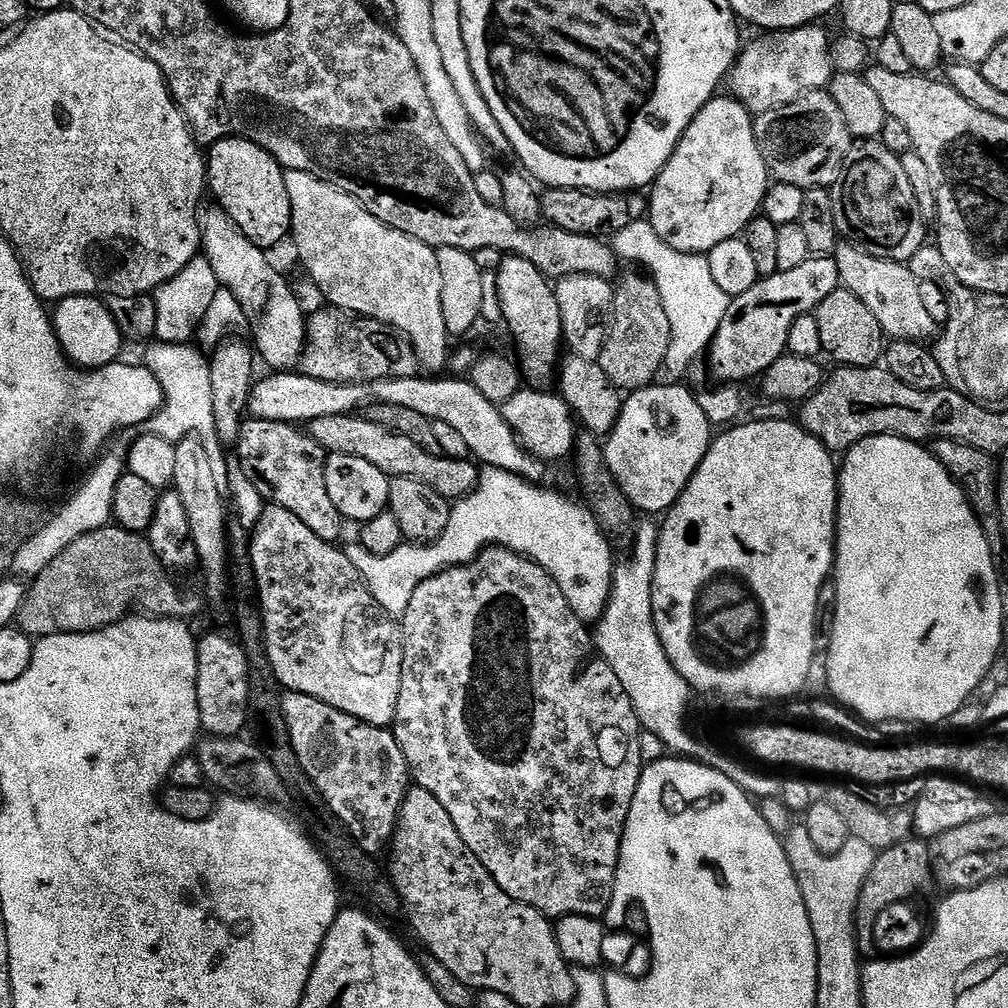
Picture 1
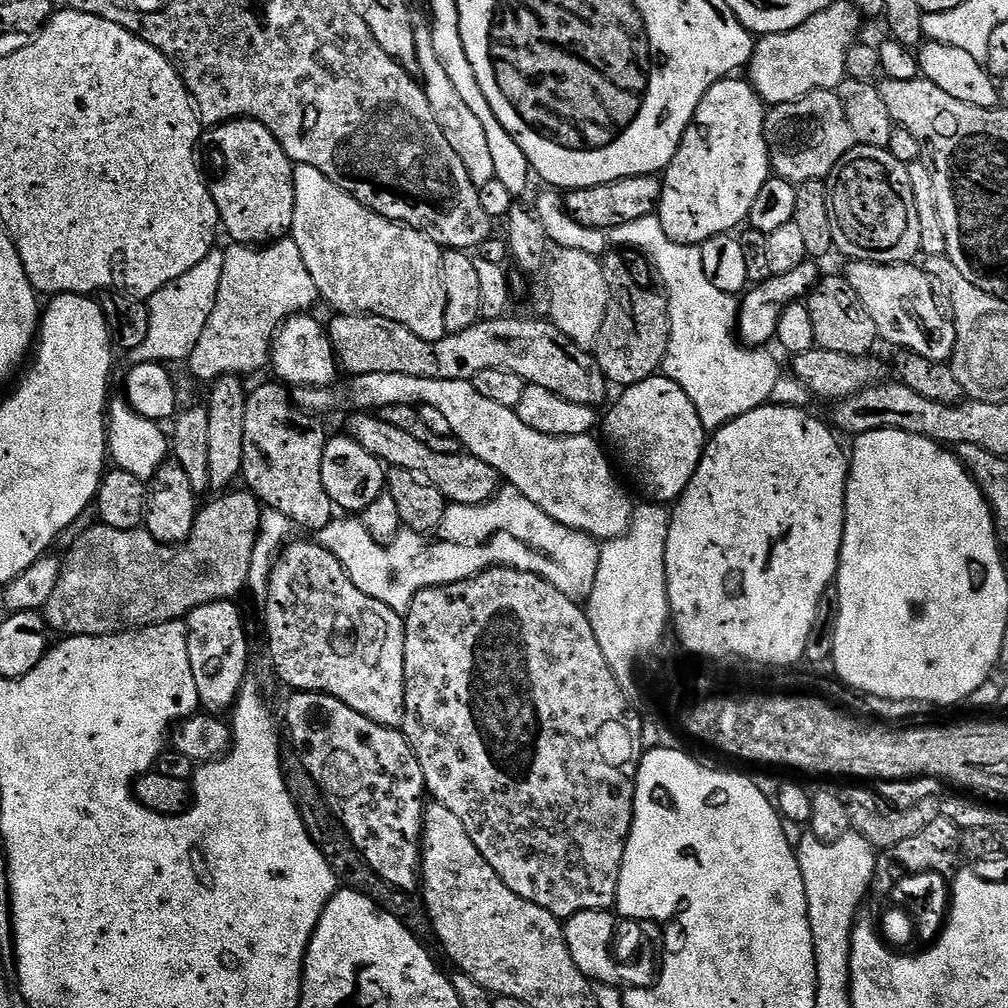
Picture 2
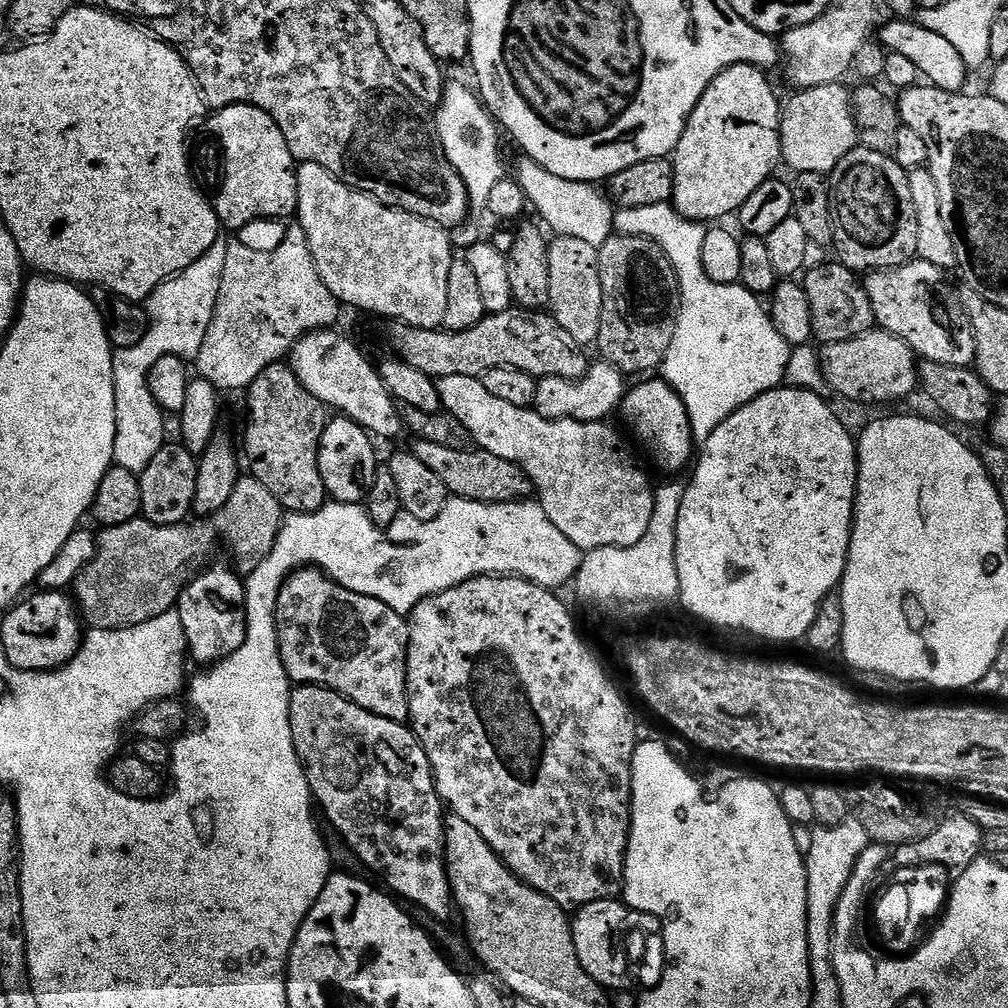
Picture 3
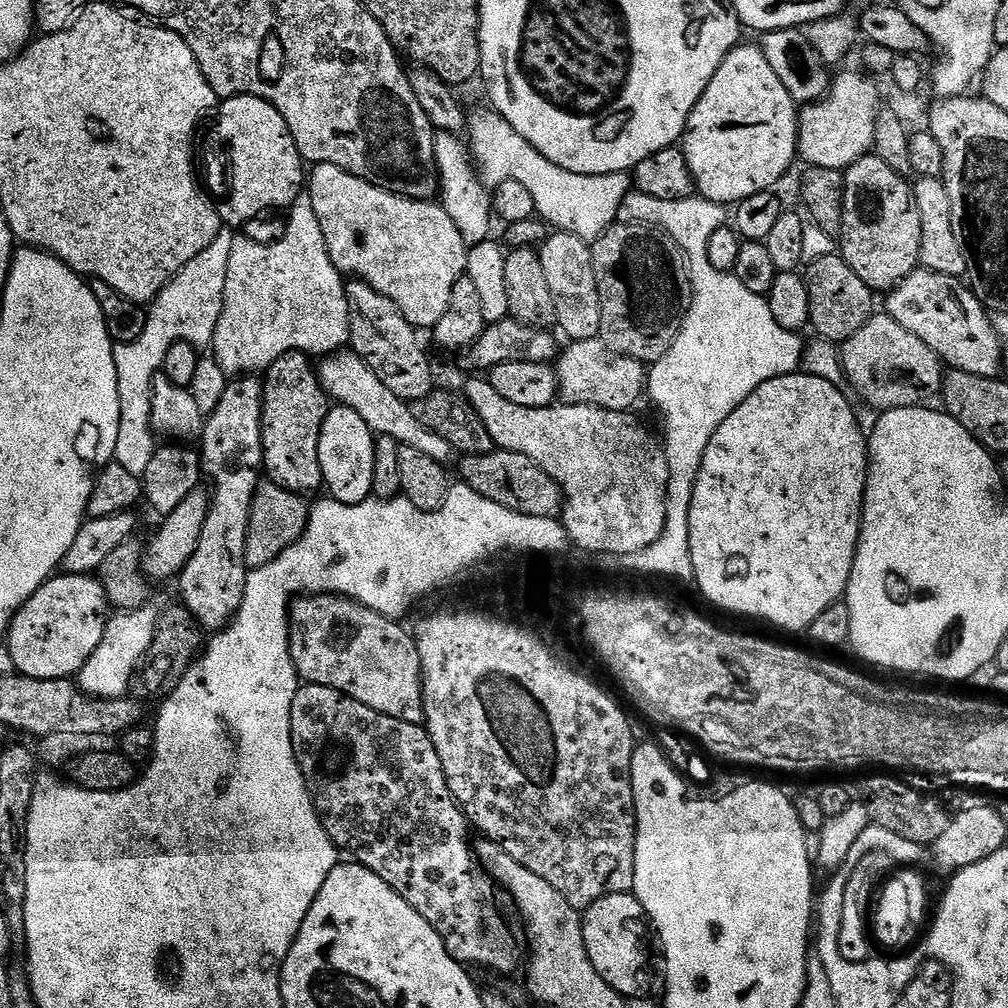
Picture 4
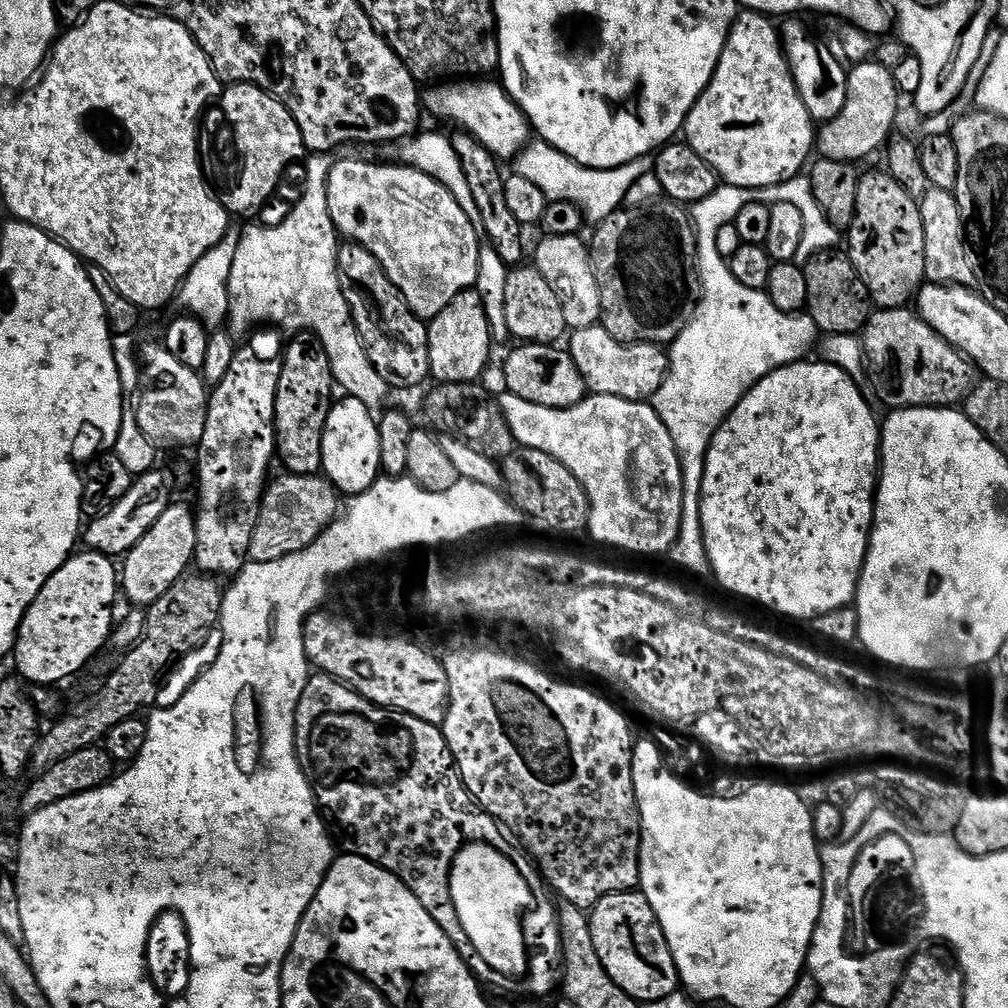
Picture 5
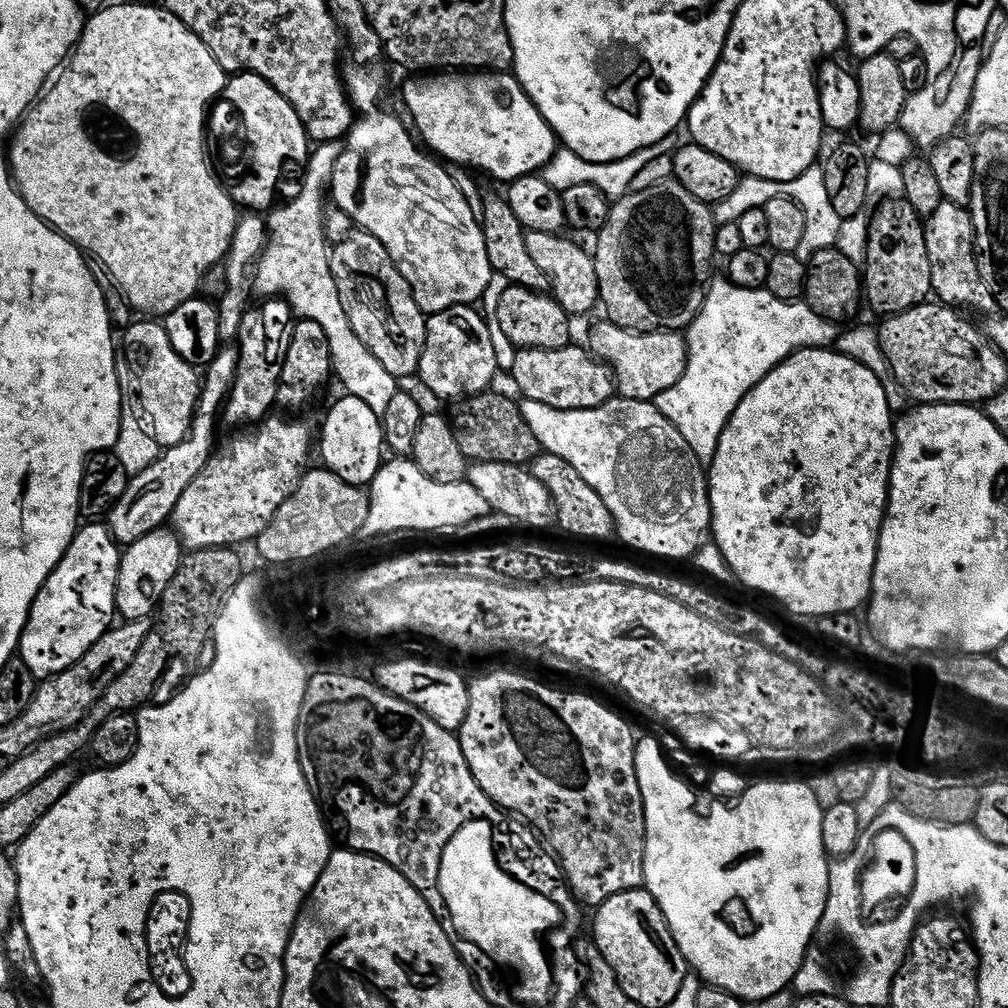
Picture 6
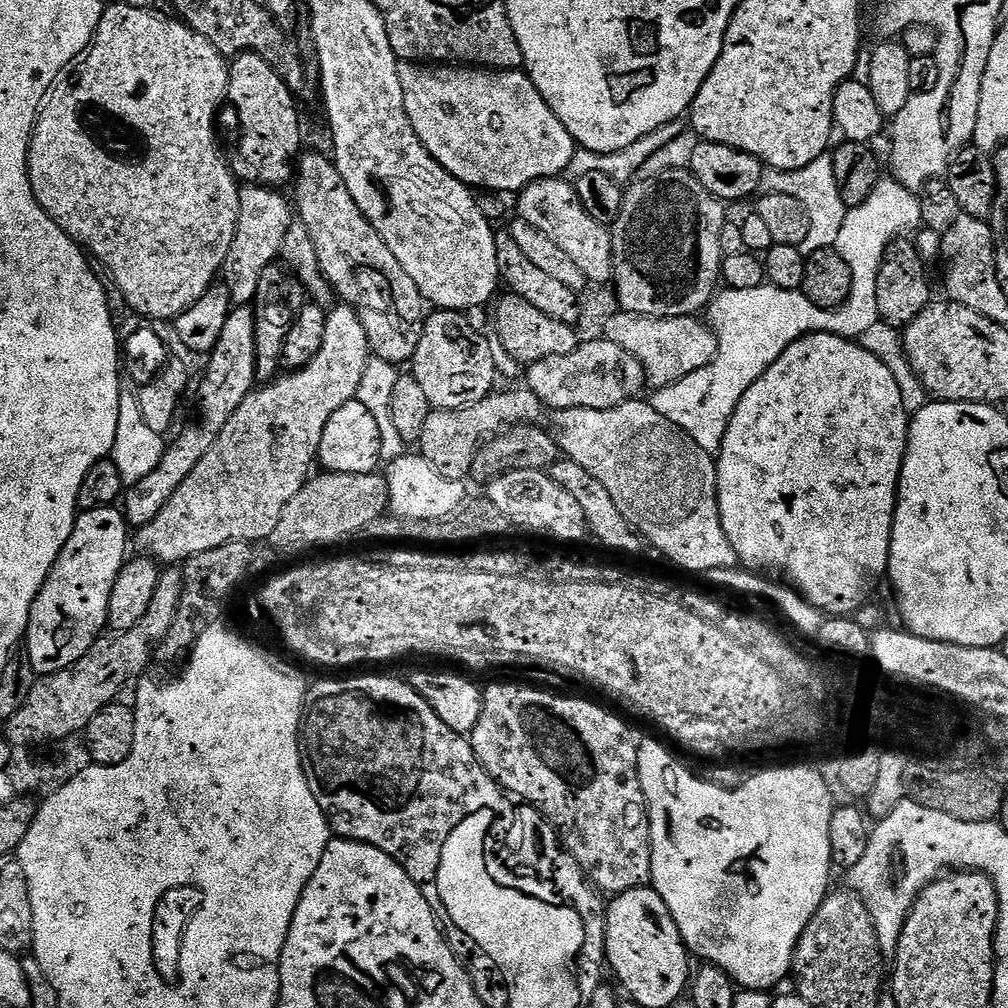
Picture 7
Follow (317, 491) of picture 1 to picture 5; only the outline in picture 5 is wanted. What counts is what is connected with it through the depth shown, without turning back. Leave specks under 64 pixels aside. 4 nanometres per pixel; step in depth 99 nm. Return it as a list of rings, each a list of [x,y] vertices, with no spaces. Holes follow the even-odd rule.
[[[298,332],[284,349],[284,369],[278,378],[276,415],[276,451],[278,460],[294,476],[314,476],[322,469],[322,434],[334,403],[334,381],[330,358],[320,339],[312,332]]]

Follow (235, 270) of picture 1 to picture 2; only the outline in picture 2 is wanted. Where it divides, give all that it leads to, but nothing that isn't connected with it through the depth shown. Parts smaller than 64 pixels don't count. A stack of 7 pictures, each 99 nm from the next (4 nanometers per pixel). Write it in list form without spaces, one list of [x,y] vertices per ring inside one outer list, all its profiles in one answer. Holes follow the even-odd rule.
[[[312,314],[289,316],[276,336],[272,339],[271,371],[276,371],[275,379],[285,386],[297,388],[327,388],[335,385],[338,361],[336,351],[328,337],[327,327],[312,317]]]

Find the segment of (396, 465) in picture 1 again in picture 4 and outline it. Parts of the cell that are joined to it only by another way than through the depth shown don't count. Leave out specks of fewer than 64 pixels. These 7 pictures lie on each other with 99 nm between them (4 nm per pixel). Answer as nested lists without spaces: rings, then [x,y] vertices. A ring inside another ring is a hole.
[[[493,450],[481,456],[464,456],[461,459],[459,479],[469,484],[482,498],[490,498],[490,502],[498,502],[498,506],[506,506],[506,510],[514,510],[523,516],[534,518],[556,518],[564,507],[564,489],[542,470],[526,454]]]

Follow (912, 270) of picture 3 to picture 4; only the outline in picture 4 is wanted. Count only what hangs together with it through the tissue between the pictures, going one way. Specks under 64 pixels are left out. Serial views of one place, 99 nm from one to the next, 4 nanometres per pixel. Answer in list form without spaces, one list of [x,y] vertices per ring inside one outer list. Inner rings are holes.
[[[912,272],[887,295],[887,315],[910,330],[910,334],[922,338],[922,342],[926,342],[926,346],[930,346],[930,350],[934,350],[934,354],[949,369],[966,374],[999,377],[1002,359],[1000,339],[992,325],[989,309],[974,295],[967,297],[967,304],[952,284],[955,284],[953,277],[937,272]]]

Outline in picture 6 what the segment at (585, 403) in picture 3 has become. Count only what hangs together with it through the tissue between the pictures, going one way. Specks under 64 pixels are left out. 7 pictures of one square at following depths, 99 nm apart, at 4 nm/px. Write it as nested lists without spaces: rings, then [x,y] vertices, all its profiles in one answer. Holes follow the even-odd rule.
[[[611,322],[603,323],[593,326],[586,344],[597,360],[612,369],[616,387],[623,399],[655,401],[658,394],[670,390],[670,386],[674,386],[678,378],[682,378],[688,365],[688,342],[680,332],[631,332]]]

